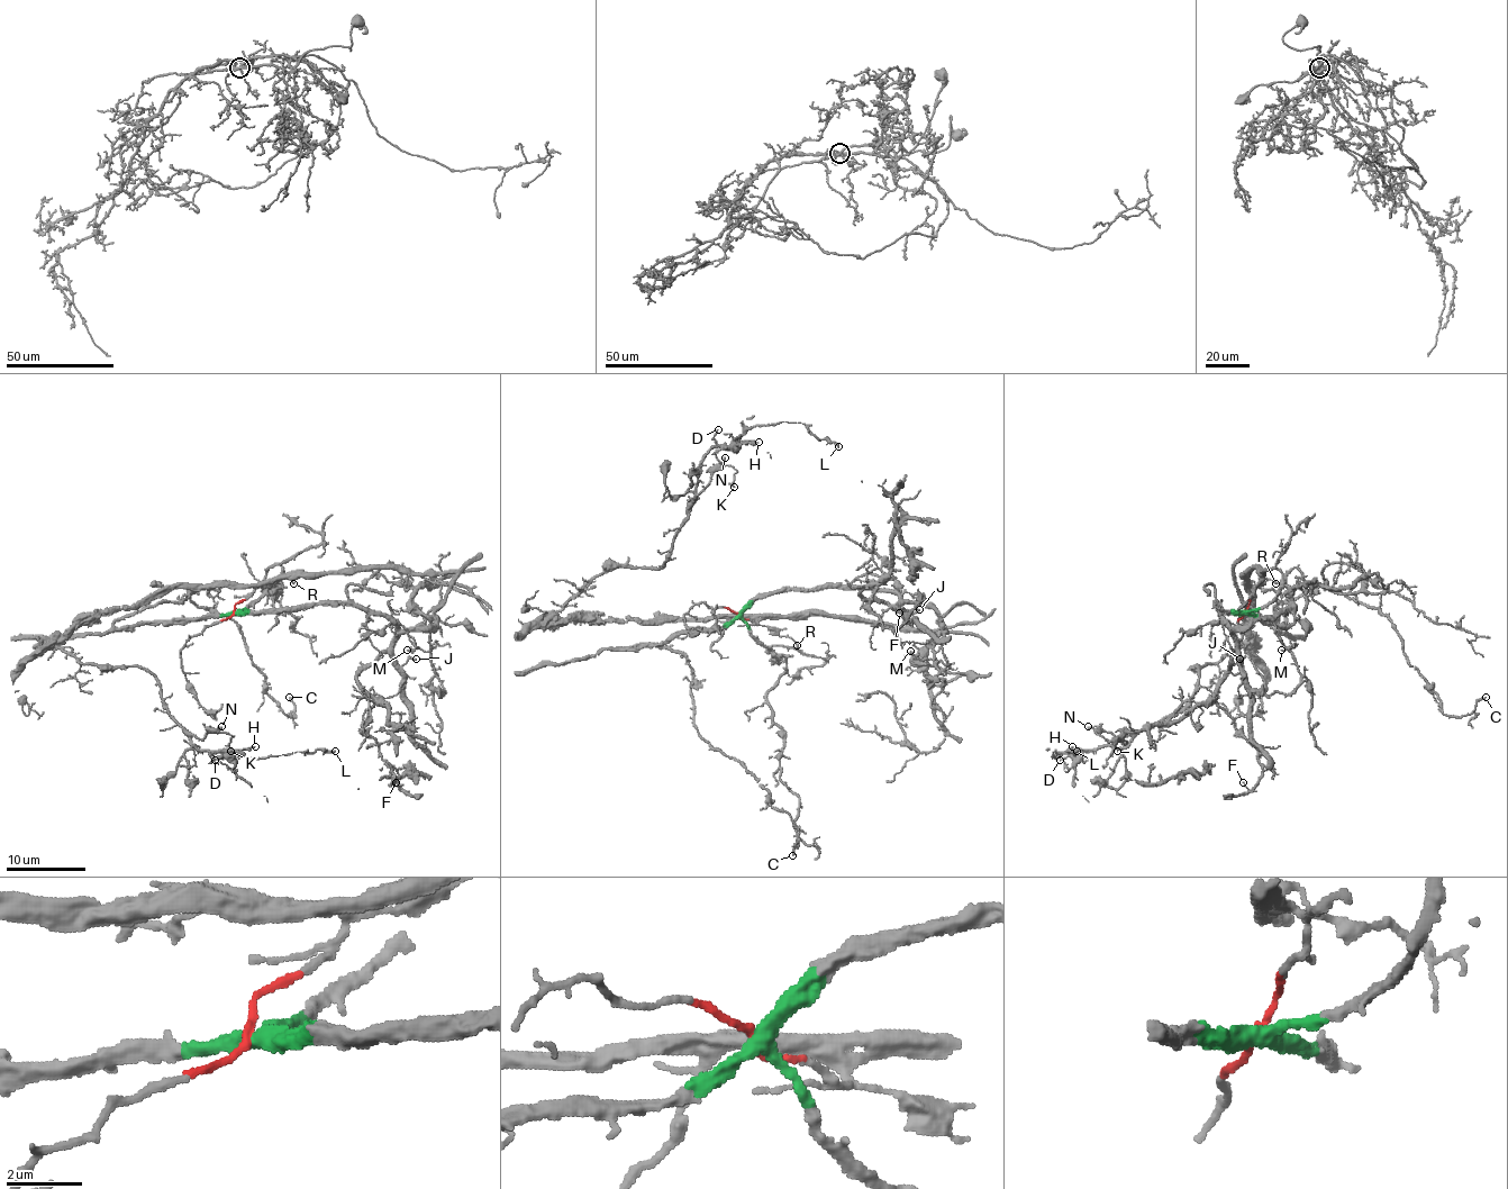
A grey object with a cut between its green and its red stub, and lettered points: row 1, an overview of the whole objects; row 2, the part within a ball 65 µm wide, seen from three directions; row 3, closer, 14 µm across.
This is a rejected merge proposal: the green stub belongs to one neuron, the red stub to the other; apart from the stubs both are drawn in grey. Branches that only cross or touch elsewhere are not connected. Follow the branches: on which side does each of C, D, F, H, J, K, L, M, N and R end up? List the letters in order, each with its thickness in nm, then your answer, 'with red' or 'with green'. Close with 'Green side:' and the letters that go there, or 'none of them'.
C: calibre 180 nm; with green
D: calibre 120 nm; with red
F: calibre 100 nm; with green
H: calibre 130 nm; with red
J: calibre 80 nm; with green
K: calibre 90 nm; with red
L: calibre 240 nm; with red
M: calibre 80 nm; with green
N: calibre 140 nm; with red
R: calibre 150 nm; with red
Green side: C, F, J, M

